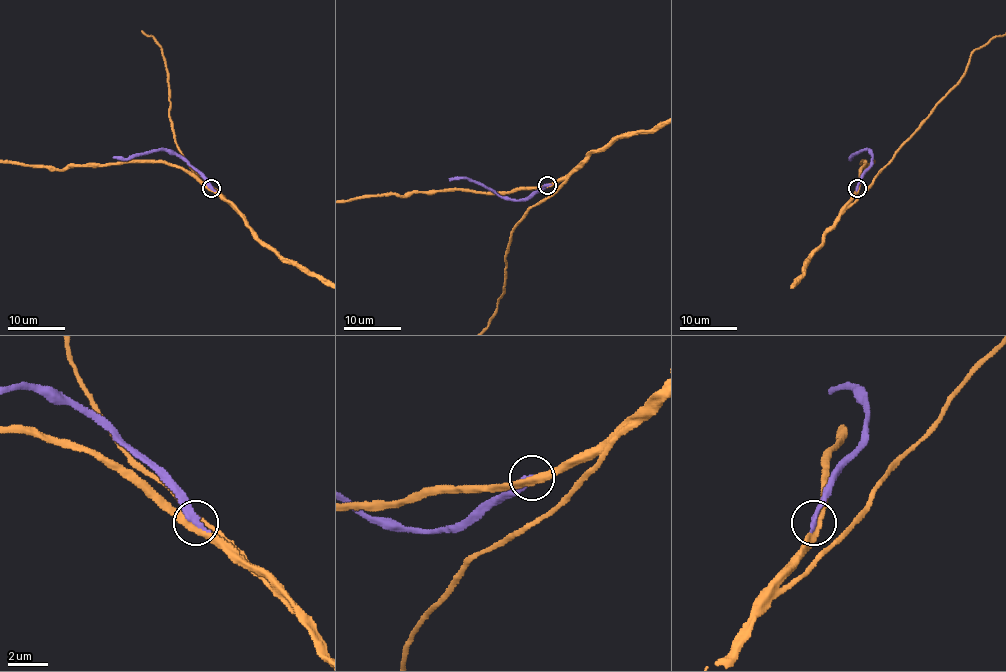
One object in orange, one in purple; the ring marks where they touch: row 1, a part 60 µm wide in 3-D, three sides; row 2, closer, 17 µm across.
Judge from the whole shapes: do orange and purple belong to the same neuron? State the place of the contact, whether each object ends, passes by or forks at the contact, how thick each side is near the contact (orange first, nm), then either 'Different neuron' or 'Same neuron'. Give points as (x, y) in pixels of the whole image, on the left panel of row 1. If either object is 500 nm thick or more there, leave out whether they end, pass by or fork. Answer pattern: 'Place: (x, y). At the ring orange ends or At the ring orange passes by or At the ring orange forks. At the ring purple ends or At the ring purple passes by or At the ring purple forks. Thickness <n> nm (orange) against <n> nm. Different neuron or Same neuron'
Place: (211, 188). At the ring orange passes by. At the ring purple ends. Thickness 340 nm (orange) against 360 nm. Different neuron

